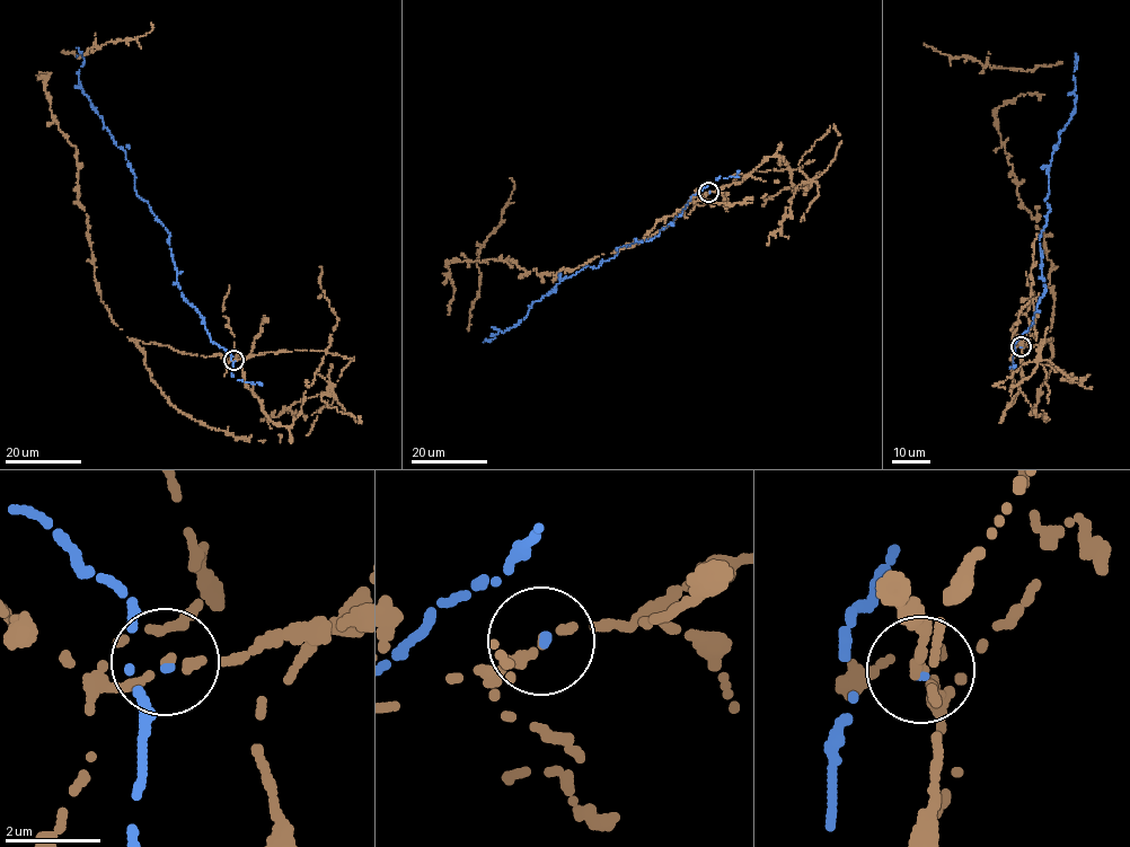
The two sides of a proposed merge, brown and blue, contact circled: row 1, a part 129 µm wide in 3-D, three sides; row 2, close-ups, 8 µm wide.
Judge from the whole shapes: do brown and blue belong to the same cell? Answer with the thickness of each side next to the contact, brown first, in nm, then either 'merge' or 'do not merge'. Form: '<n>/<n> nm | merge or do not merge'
160/110 nm | do not merge

